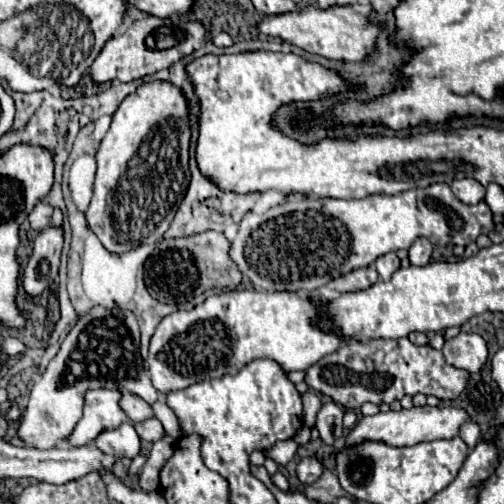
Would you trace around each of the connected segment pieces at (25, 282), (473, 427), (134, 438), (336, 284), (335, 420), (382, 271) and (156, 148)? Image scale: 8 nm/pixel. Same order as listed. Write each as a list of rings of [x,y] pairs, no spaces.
[[[44,228],[32,246],[26,268],[22,270],[20,284],[30,298],[40,296],[50,288],[58,276],[62,252],[62,228]]]
[[[466,422],[462,428],[460,428],[460,438],[468,444],[468,448],[472,450],[476,446],[476,442],[480,440],[480,426],[476,422]]]
[[[130,422],[120,424],[114,430],[104,430],[94,440],[96,448],[114,458],[134,458],[140,452],[140,438]]]
[[[360,268],[360,270],[354,270],[346,276],[340,276],[332,282],[326,284],[330,290],[336,290],[336,292],[358,292],[358,290],[366,290],[370,286],[368,282],[368,276],[366,276],[366,270]]]
[[[324,402],[322,408],[318,410],[316,428],[320,432],[320,438],[326,444],[334,444],[344,434],[342,414],[344,414],[344,410],[338,404],[334,404],[334,402]]]
[[[388,252],[376,260],[376,270],[380,274],[380,280],[390,280],[390,276],[400,268],[400,260],[396,252]]]
[[[164,80],[144,82],[136,92],[128,94],[118,110],[112,116],[112,124],[104,134],[100,148],[96,152],[96,182],[94,196],[86,210],[88,228],[98,236],[106,250],[114,254],[124,254],[150,238],[156,238],[156,232],[162,234],[170,226],[186,190],[190,184],[190,106],[184,92]]]

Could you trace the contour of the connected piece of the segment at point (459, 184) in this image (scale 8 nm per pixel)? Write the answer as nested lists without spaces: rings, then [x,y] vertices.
[[[462,178],[462,180],[454,180],[450,184],[452,192],[456,194],[456,198],[460,198],[464,204],[478,204],[480,200],[484,200],[486,188],[476,182],[474,178]]]

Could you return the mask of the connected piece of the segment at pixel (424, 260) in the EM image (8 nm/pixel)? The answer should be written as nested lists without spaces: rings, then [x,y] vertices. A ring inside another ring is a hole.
[[[418,238],[412,248],[408,250],[408,256],[410,256],[410,262],[414,266],[424,266],[430,262],[430,256],[432,256],[432,244],[426,240],[426,238]]]

